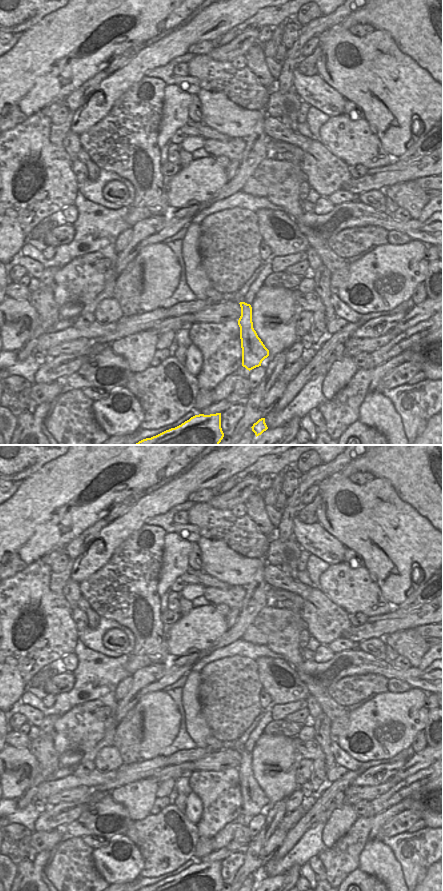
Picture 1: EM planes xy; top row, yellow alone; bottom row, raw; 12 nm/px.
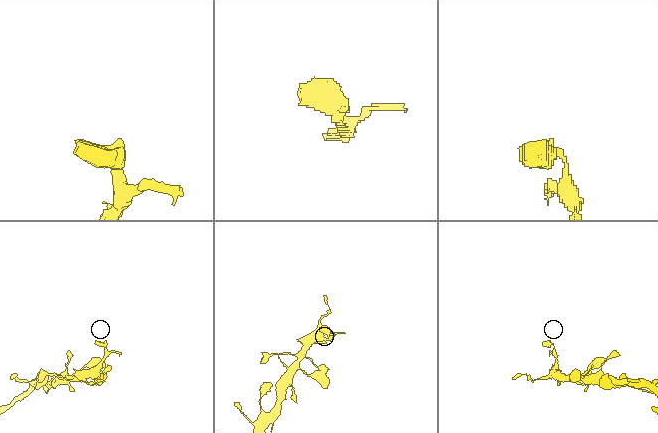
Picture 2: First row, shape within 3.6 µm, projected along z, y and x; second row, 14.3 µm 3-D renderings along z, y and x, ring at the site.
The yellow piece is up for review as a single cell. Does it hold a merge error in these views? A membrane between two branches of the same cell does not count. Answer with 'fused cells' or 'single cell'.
single cell

